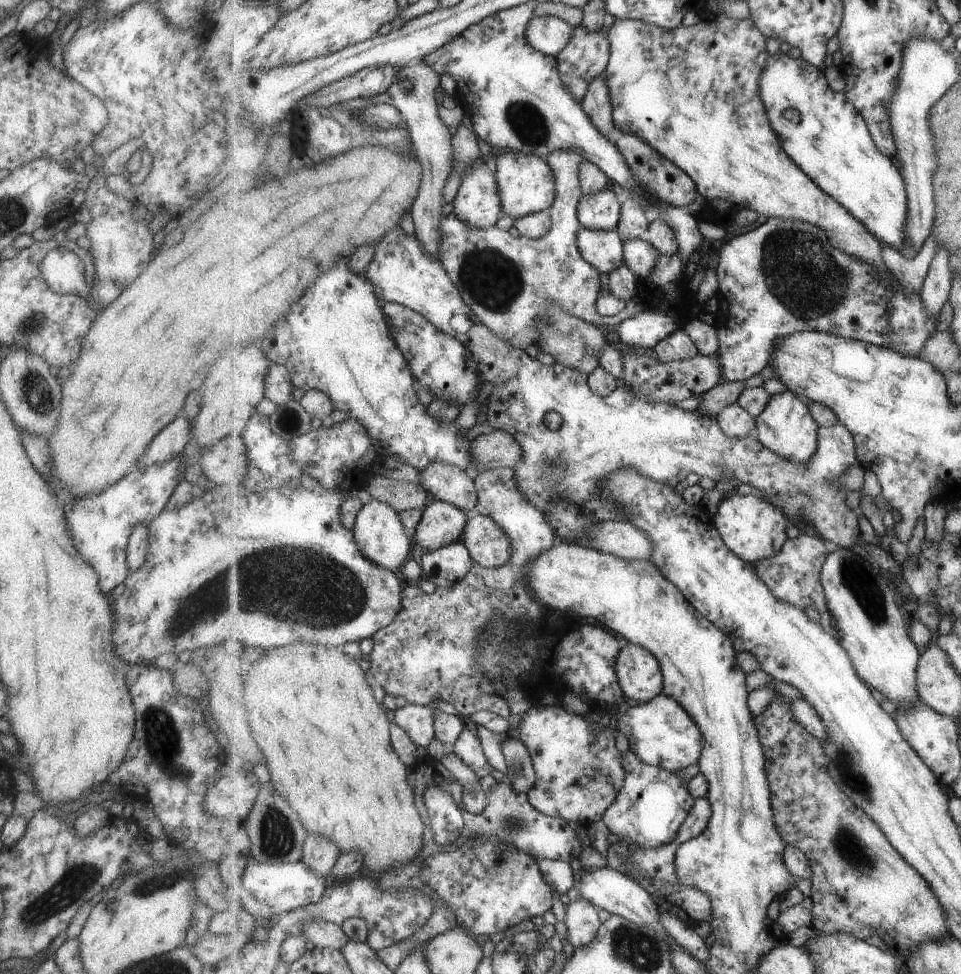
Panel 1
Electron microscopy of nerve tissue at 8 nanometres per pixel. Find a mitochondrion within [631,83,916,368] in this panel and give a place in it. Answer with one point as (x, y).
(789, 269)

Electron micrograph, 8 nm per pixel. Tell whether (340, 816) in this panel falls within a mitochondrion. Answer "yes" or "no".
no

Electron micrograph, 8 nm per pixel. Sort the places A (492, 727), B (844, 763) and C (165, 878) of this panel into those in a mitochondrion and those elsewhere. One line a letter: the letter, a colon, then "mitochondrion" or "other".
A: other
B: mitochondrion
C: mitochondrion

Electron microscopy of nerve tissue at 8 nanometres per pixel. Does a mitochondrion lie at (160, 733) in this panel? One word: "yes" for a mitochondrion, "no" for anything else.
yes

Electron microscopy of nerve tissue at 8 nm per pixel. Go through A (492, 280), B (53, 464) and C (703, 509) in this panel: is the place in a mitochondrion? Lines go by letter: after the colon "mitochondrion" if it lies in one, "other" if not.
A: mitochondrion
B: other
C: other

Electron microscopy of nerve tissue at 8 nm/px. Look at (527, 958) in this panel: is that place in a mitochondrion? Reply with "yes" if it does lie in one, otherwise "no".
yes

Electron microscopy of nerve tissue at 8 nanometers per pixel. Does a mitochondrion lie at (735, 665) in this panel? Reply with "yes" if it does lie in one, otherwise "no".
no

